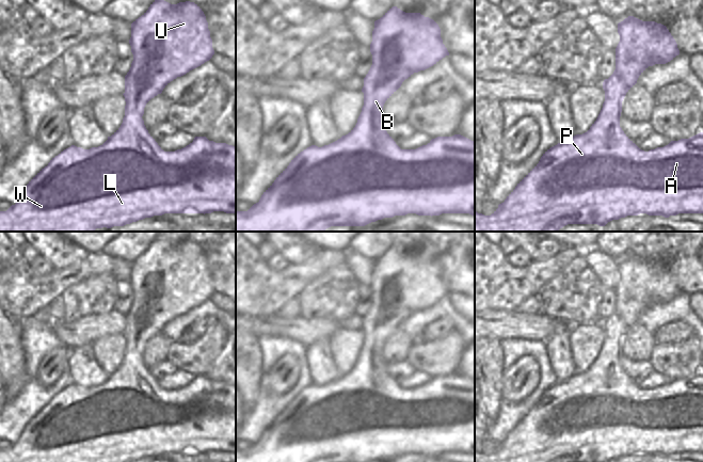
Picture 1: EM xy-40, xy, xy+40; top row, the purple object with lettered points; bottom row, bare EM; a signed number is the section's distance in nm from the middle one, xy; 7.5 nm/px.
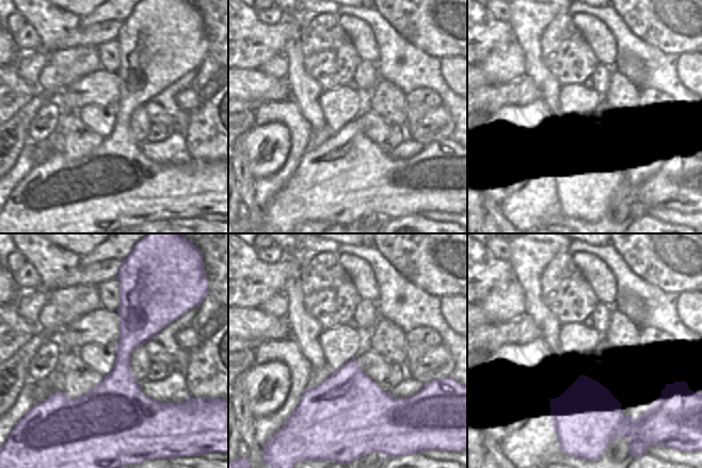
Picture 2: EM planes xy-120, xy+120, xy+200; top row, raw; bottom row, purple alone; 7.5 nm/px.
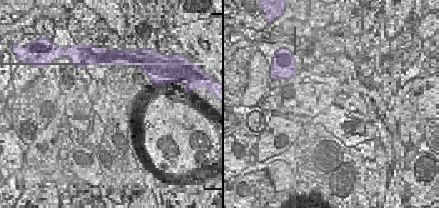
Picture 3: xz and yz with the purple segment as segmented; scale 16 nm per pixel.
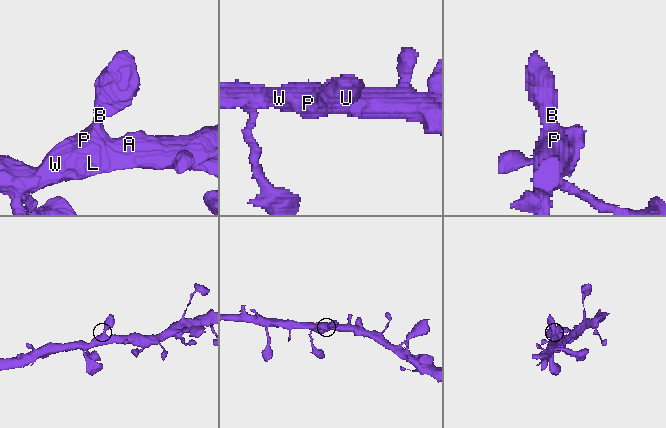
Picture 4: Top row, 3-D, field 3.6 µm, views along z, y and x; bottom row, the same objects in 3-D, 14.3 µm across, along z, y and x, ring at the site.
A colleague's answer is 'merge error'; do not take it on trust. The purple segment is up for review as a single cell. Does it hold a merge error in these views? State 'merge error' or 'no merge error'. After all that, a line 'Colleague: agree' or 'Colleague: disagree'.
no merge error
Colleague: disagree

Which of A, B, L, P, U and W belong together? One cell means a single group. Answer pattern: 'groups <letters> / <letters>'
groups A B L P U W

